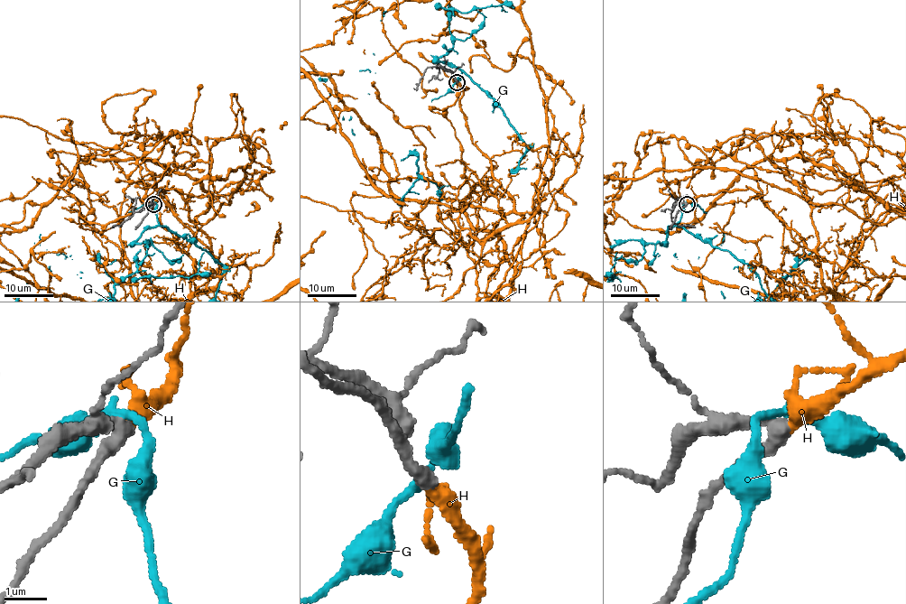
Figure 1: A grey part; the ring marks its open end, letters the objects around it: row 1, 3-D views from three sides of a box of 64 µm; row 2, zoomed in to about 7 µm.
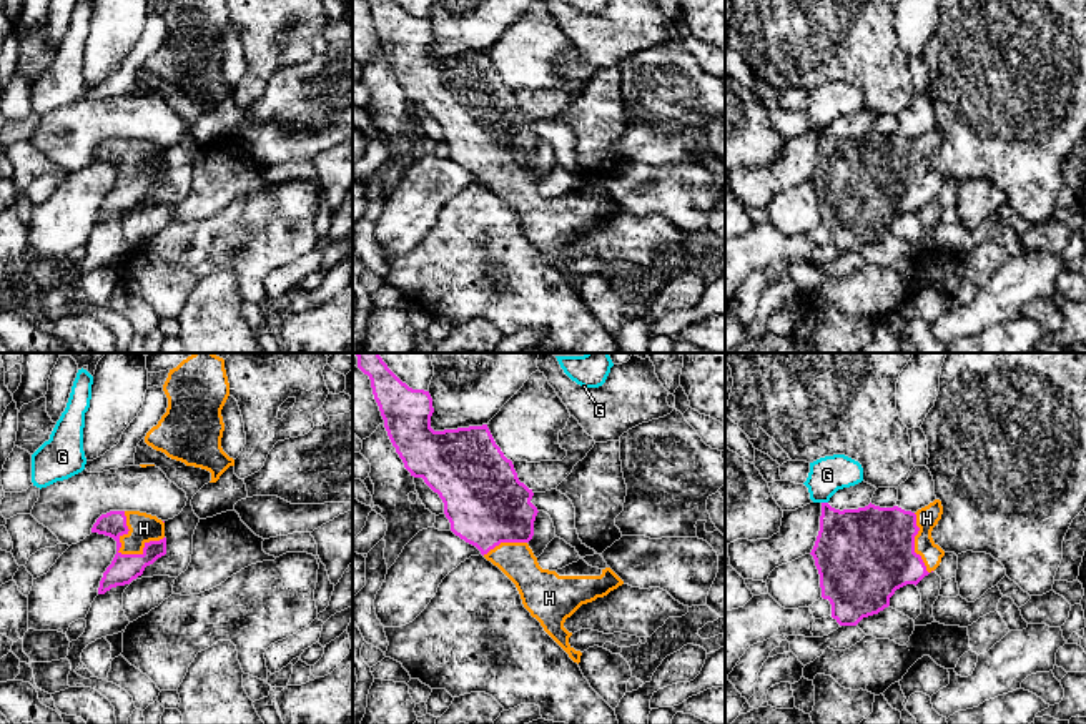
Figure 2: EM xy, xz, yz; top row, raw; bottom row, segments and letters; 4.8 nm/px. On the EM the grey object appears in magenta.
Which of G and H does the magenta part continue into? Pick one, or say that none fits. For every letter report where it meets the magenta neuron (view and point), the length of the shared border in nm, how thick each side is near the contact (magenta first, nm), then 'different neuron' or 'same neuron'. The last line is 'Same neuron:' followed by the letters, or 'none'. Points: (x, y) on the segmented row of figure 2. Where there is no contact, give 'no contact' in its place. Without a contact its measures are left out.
G: yz (825, 503) | 30 nm | 360/180 nm | different neuron
H: xy (123, 555) | 240 nm | 140/140 nm | same neuron
Same neuron: H

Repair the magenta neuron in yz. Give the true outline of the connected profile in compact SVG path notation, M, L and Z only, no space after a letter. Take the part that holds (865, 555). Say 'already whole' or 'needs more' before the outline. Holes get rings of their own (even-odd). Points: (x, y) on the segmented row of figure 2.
needs more; M940 499L916 513L871 503L840 511L822 503L820 531L810 554L820 574L822 598L830 601L832 617L840 626L856 626L863 617L878 614L890 606L896 589L916 586L940 566L945 551L933 541L931 531L941 514Z

